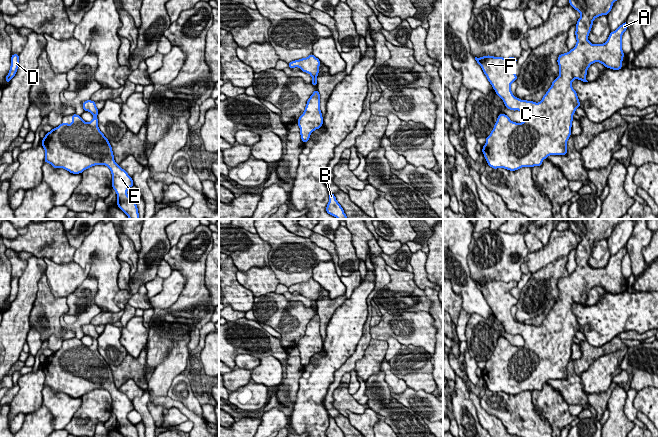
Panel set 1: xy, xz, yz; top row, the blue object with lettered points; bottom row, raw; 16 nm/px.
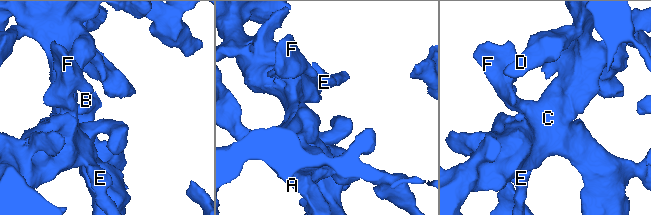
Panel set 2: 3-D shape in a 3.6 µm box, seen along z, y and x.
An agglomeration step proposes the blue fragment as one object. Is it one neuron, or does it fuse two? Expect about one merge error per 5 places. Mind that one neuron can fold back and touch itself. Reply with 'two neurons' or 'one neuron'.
one neuron

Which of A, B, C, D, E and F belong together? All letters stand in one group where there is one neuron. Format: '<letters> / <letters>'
A B C D E F

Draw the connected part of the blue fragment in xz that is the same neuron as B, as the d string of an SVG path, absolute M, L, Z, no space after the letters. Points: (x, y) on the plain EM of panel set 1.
M329 415L329 427L326 430L327 437L344 437L343 432L336 424L336 421L333 417Z

